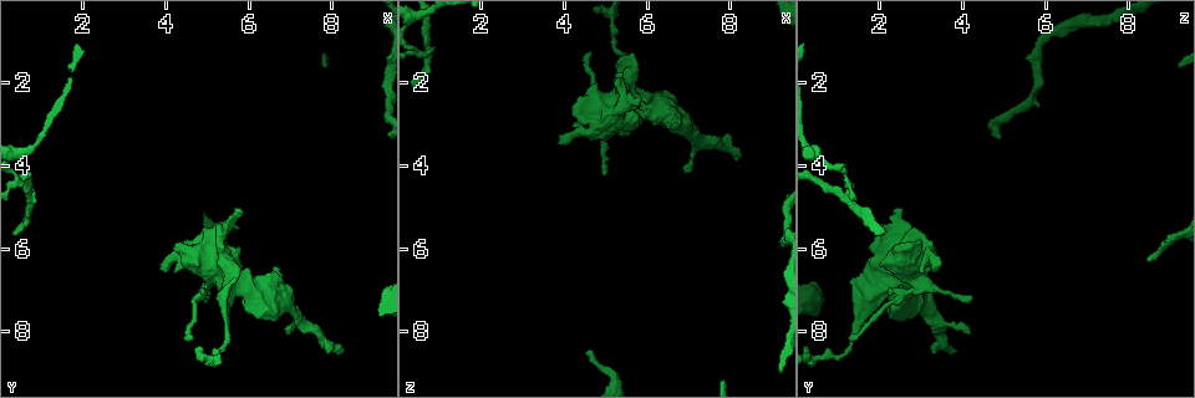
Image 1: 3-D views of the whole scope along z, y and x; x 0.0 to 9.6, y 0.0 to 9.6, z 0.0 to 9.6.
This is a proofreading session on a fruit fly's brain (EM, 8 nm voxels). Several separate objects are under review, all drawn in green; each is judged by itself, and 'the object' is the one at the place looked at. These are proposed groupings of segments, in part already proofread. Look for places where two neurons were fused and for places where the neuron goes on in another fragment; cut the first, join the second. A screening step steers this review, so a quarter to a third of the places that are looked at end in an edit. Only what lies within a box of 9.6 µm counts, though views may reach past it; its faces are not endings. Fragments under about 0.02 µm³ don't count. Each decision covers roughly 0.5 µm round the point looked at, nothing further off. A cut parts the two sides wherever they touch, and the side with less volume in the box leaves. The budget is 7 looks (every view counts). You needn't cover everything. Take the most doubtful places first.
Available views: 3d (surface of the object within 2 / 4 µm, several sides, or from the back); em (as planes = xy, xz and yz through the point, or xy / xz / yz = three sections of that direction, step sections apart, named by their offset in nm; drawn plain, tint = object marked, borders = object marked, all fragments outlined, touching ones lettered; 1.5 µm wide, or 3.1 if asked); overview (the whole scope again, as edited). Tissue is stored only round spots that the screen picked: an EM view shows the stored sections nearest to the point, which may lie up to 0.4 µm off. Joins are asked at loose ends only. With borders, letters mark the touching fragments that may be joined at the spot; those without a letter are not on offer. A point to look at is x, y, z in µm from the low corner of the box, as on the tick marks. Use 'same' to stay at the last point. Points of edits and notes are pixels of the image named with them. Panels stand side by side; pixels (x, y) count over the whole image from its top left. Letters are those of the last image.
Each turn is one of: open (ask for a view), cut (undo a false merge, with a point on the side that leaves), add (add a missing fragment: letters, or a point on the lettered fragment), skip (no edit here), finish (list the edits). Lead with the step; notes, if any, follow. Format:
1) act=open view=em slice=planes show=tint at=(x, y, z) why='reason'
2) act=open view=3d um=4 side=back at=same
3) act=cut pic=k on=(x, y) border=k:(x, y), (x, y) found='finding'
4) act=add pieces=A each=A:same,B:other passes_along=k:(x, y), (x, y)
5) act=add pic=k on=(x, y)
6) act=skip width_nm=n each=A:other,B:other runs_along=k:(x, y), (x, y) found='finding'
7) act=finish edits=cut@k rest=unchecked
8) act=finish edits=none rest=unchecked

act=open view=em slice=xz step=8 show=tint at=(8.25, 8.40, 3.75) why='branch stops here'

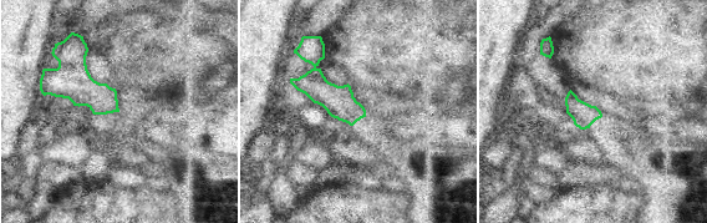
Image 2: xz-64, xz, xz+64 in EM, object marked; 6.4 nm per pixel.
act=open view=em slice=xy step=4 show=borders at=same why='cut it another way'

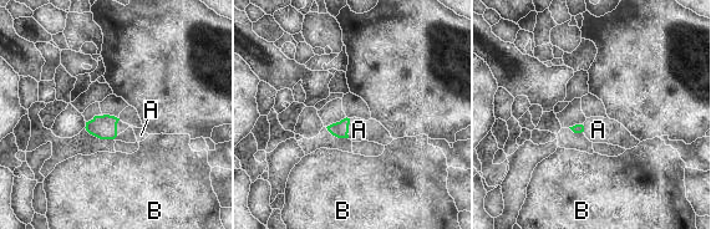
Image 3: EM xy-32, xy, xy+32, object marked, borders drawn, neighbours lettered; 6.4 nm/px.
act=add pieces=A longest_contact=A:130nm each=A:same,B:other passes_along=3:(340, 130), (348, 128), (359, 130) found='the neuron continues'

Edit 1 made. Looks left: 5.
act=open view=overview

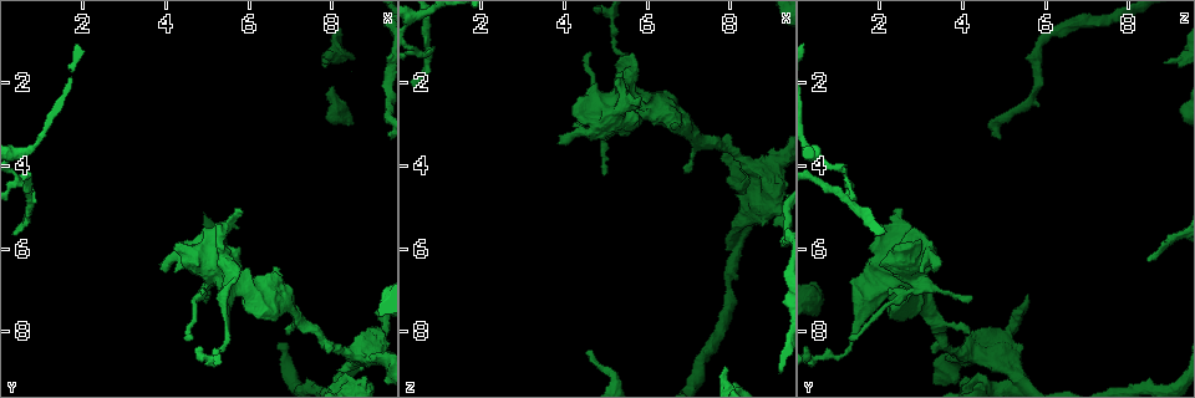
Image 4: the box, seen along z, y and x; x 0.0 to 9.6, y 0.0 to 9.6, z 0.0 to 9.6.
act=open view=3d um=4 at=(8.70, 8.45, 5.40) why='thick end'

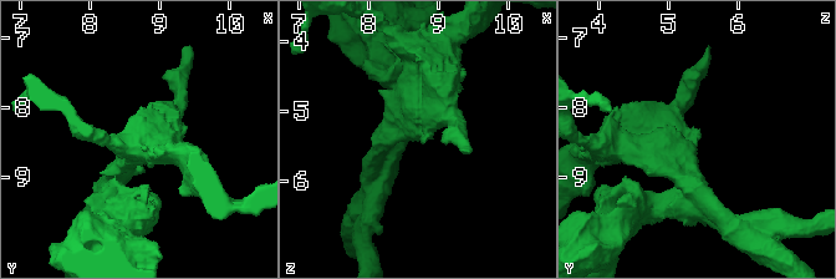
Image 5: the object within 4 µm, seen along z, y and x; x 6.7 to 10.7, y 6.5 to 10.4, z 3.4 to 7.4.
act=open view=em slice=planes show=borders at=(8.75, 8.35, 5.40)

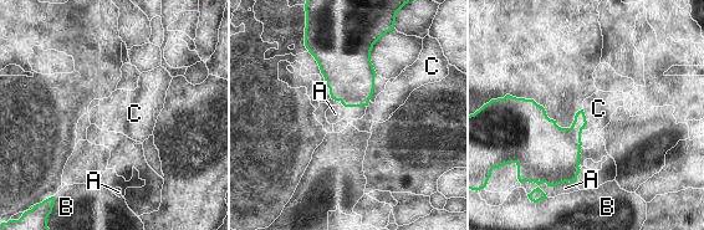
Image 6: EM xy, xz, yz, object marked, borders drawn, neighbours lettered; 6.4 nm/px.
act=skip longest_contact=A:320nm each=A:other,B:other,C:other border=6:(582, 108), (586, 116), (585, 128) found='none of them fits'

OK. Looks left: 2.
act=open view=em slice=planes show=borders at=(0.70, 4.45, 1.35) why='abrupt turn'

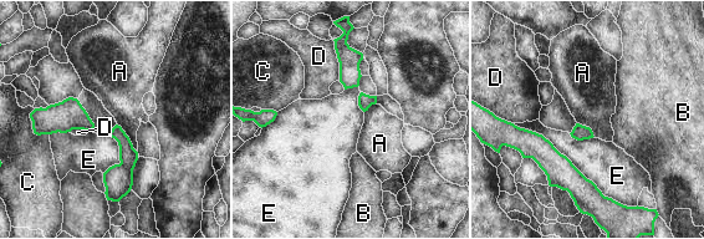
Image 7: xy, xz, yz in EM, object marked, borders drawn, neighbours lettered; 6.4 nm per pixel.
act=cut pic=7 on=(118, 179) width_nm=80 each=A:other,B:other,C:other,D:other,E:other border=7:(120, 163), (132, 171) found='a second neuron is stuck on'

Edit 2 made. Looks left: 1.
act=finish edits=add@3,cut@7 rest=unchecked

